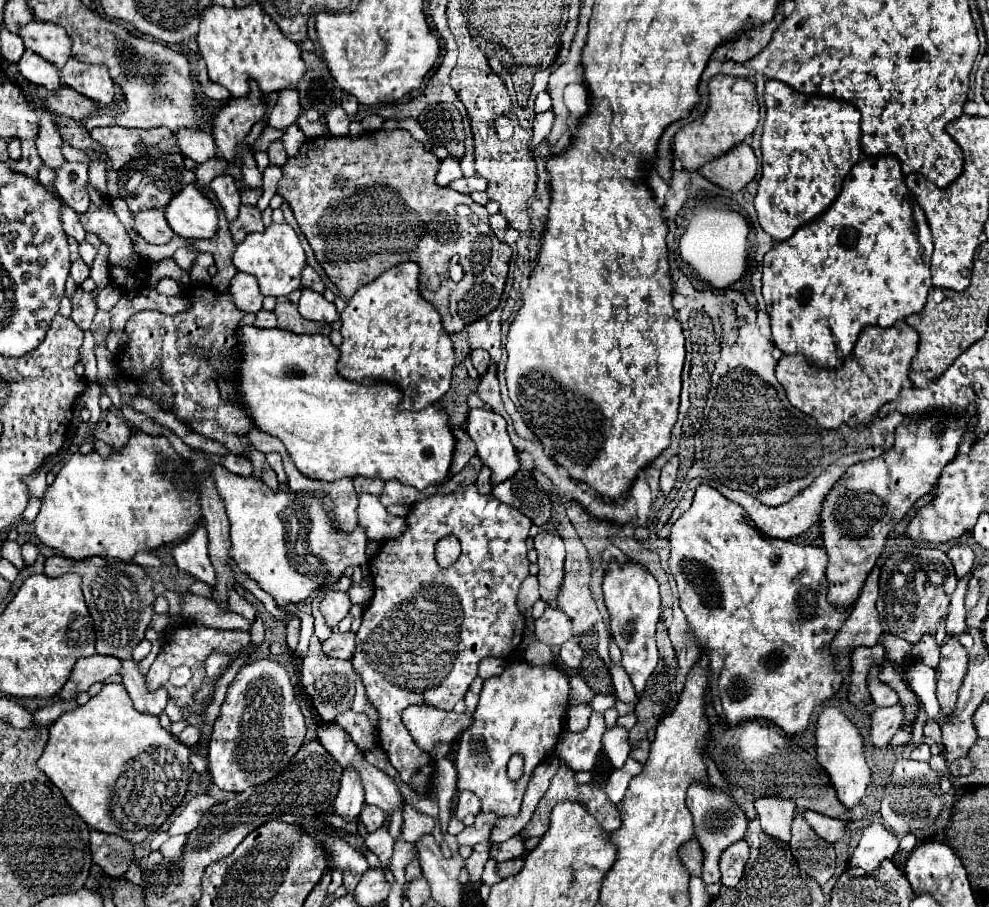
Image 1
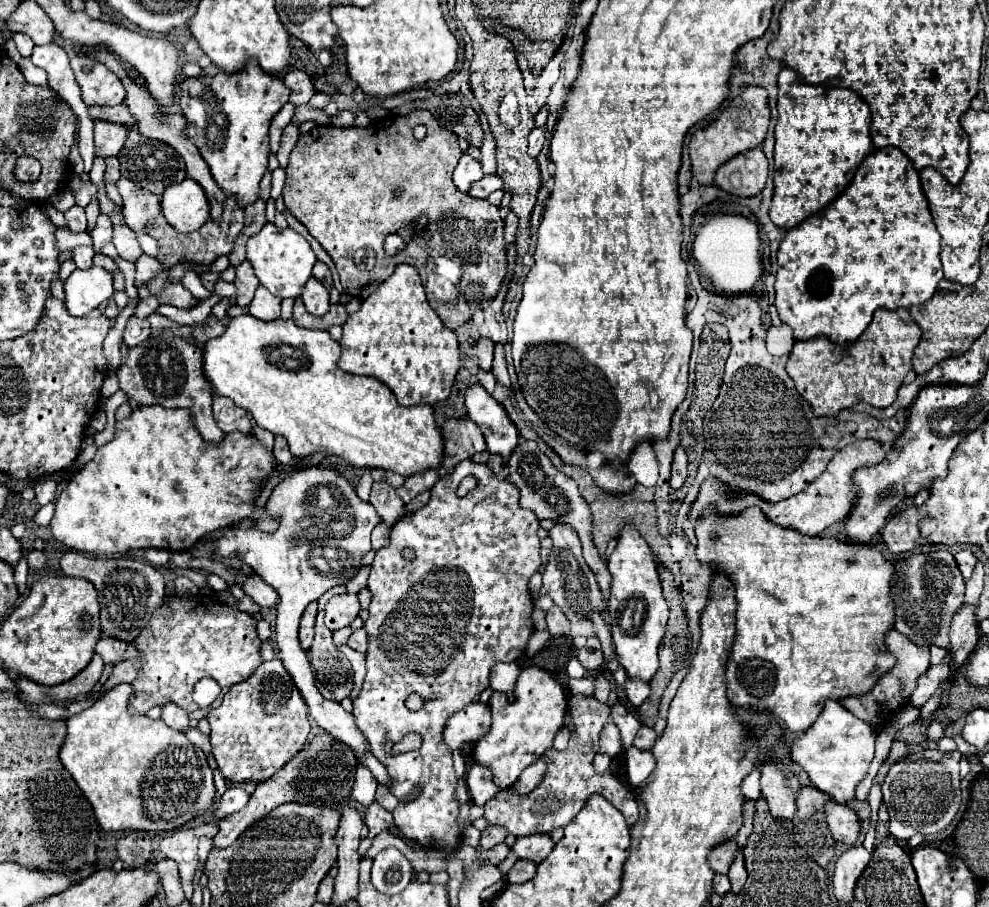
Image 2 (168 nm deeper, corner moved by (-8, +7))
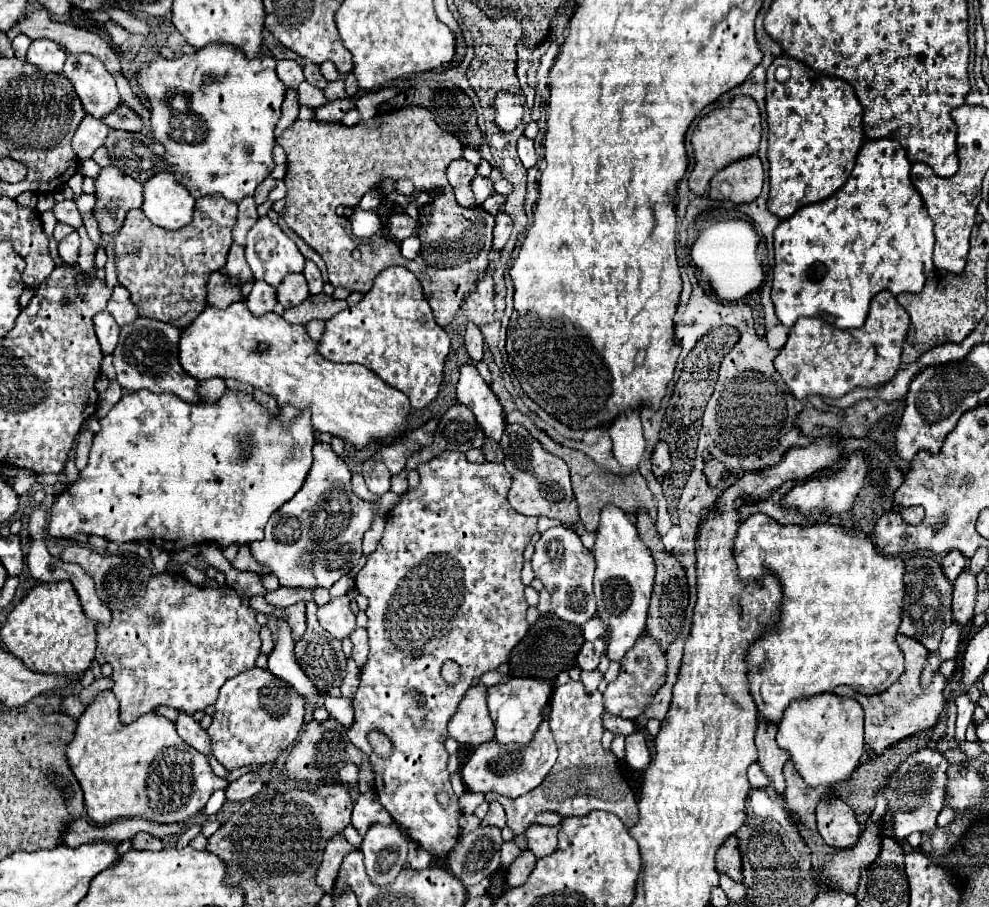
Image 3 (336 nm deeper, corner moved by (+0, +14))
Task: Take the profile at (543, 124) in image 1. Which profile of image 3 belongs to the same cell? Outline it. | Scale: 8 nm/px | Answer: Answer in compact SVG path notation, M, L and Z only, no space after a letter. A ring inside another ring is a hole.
M524 135L518 139L518 157L522 159L522 165L526 169L530 169L530 167L536 165L536 147L534 147L532 139L528 139Z

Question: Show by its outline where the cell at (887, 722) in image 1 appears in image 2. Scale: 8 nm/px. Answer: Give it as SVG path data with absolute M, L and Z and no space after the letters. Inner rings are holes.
M940 662L936 666L930 666L920 678L918 678L918 686L914 690L914 694L910 696L910 706L924 706L928 702L928 698L948 682L952 672L952 666L948 662Z

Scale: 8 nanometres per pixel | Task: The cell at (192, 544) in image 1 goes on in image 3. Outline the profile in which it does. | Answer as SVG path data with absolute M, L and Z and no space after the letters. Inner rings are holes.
M280 587L276 591L268 591L264 597L266 597L266 601L272 607L290 607L296 601L310 601L312 599L312 591L294 591L294 589Z

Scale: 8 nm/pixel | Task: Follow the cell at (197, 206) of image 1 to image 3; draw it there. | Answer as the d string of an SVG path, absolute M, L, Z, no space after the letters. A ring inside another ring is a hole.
M164 171L158 173L156 177L148 179L148 183L144 183L144 205L142 205L144 215L158 227L164 229L180 229L184 225L188 225L192 221L192 213L194 213L194 199L188 193L188 189L176 181L174 173Z

